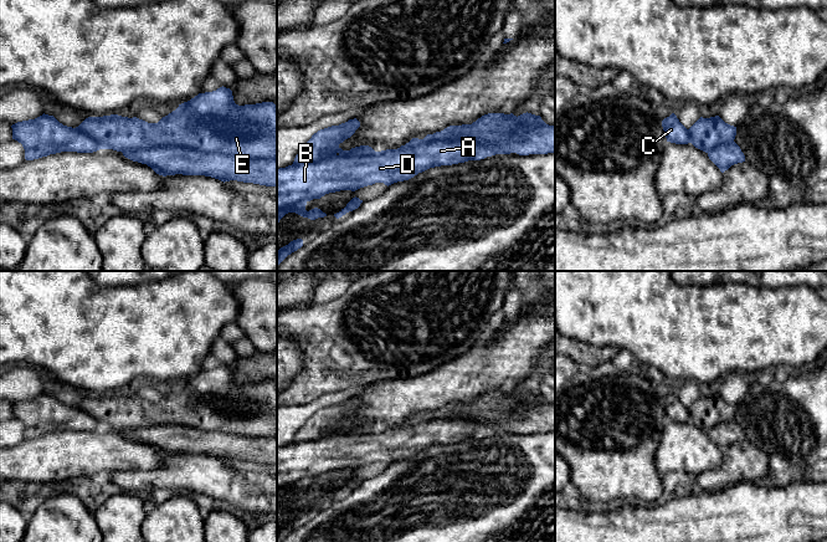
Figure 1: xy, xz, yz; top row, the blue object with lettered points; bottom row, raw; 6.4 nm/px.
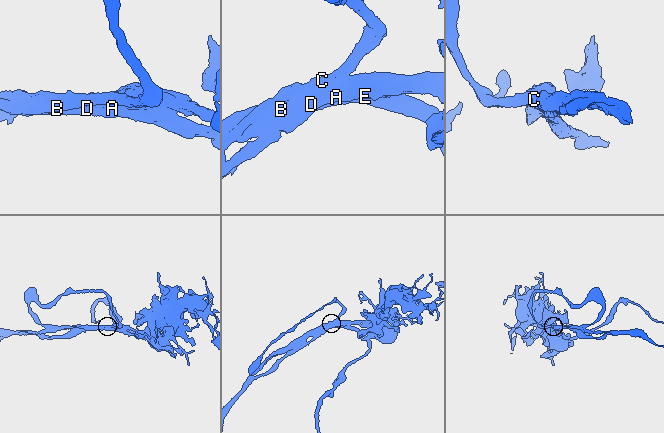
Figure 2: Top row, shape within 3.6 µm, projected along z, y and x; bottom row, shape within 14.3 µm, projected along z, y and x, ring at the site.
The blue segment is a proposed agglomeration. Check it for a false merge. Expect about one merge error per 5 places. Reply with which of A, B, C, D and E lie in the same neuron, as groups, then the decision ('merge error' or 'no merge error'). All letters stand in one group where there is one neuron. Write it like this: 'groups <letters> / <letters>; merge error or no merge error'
groups A B C D E; no merge error

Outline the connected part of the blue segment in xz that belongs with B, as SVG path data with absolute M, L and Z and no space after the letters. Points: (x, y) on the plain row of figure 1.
M488 392L472 403L450 404L423 418L412 416L397 428L375 430L369 424L343 429L339 423L350 416L360 405L354 397L339 404L318 409L298 430L292 444L277 448L277 502L288 491L315 498L327 495L320 487L305 489L308 480L340 469L355 470L360 466L384 461L391 464L414 456L430 446L452 444L468 439L481 439L495 433L519 434L555 431L555 404L546 403L540 394Z

